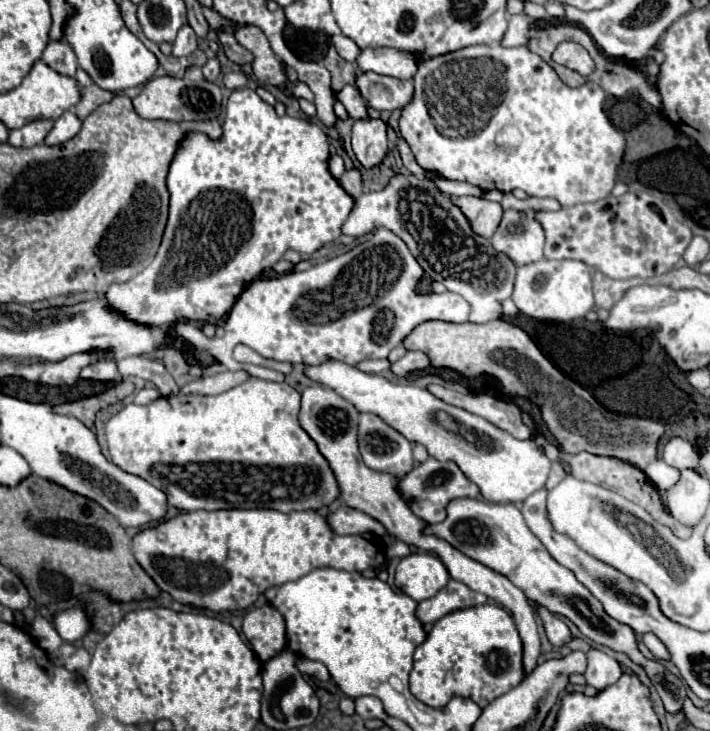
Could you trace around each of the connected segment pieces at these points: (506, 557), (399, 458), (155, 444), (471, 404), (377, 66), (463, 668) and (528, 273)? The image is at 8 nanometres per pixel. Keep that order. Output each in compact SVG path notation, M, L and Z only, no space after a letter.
M456 498L450 500L446 506L446 518L442 524L426 524L424 534L438 536L446 540L450 546L466 554L468 558L492 568L498 574L504 574L510 578L512 584L520 586L526 596L532 602L544 602L548 610L554 614L566 616L572 620L580 632L590 638L592 642L600 646L608 646L614 652L626 654L634 664L642 666L652 680L656 692L660 694L664 706L668 712L678 714L682 708L682 700L686 696L686 684L682 678L672 674L662 660L646 658L638 648L638 636L628 624L620 624L618 620L610 618L602 604L592 596L592 592L580 584L572 570L560 566L548 550L542 546L542 542L530 532L526 526L520 510L514 504L492 504L484 500L472 500L472 498Z
M360 414L358 444L364 464L376 472L392 474L396 482L396 492L402 498L402 490L398 488L398 482L414 468L412 442L406 440L394 428L390 428L376 414Z
M248 378L246 382L230 388L224 394L218 396L196 396L196 394L176 394L176 396L160 396L158 400L138 406L138 404L126 404L118 414L114 414L106 422L106 442L108 442L108 452L110 460L122 468L128 474L140 476L152 486L164 490L168 494L168 502L178 508L178 510L222 510L222 508L274 508L280 512L292 512L292 510L318 510L322 506L328 506L334 498L338 498L338 486L336 478L324 462L324 456L316 450L316 444L304 430L300 430L300 424L296 422L296 414L300 410L300 394L288 386L286 382L268 382L268 380L258 380L258 378Z
M428 384L426 390L430 390L436 398L440 398L446 404L464 408L472 414L486 418L488 422L492 422L494 426L498 426L502 430L508 430L516 438L524 438L524 440L530 438L530 428L522 424L518 406L510 400L502 400L502 398L496 398L490 394L454 392L454 390L448 390L440 384Z
M364 48L356 58L356 66L358 72L376 72L404 80L410 80L418 68L412 54L400 54L392 48Z
M482 604L464 610L456 610L436 622L428 638L414 652L414 668L410 672L410 692L432 708L446 706L452 696L474 700L480 708L486 708L492 698L498 698L518 686L524 680L522 670L522 642L508 610L496 604Z
M548 258L524 264L518 268L512 300L522 314L536 320L572 322L584 318L594 308L590 268L578 260L548 260Z

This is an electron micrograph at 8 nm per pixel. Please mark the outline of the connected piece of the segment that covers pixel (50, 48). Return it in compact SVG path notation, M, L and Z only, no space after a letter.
M64 40L64 42L48 42L42 60L56 72L64 74L64 76L74 76L78 70L78 60L76 54L72 50L72 46Z

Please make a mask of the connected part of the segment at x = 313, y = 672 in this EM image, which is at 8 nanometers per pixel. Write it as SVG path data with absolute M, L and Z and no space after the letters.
M300 658L300 672L308 674L308 676L316 676L320 682L328 682L330 680L330 672L324 664L320 662L308 662L306 658Z

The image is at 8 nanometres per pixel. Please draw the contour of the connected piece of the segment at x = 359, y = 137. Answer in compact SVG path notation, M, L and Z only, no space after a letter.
M380 118L357 120L352 128L352 150L356 160L364 168L372 168L382 162L388 150L388 124Z

